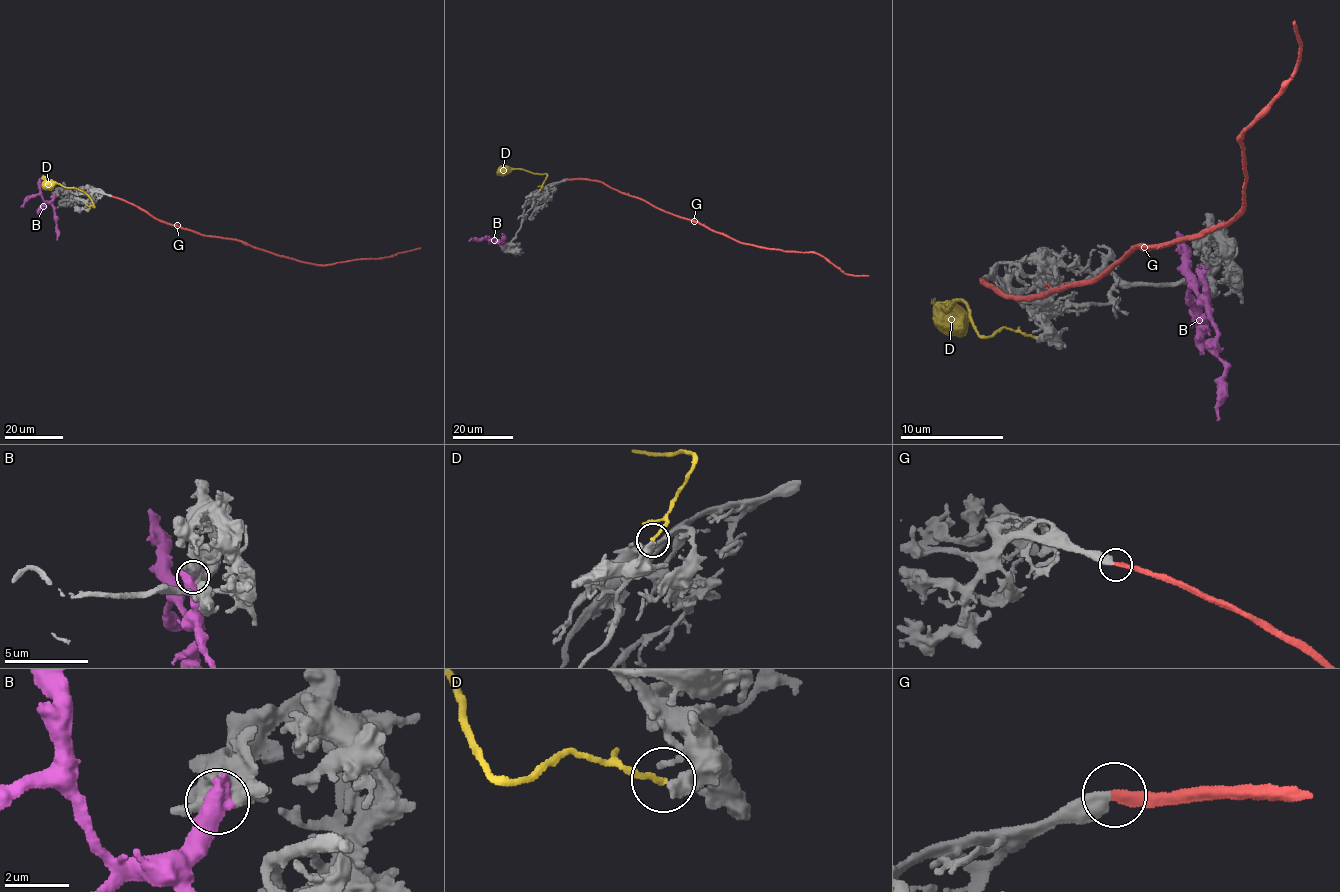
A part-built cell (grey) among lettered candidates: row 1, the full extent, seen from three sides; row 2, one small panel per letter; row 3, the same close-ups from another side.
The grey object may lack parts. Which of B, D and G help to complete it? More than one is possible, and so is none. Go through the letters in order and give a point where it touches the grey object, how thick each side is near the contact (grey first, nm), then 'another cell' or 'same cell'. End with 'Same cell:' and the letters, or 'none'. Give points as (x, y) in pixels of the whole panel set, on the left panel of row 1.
B: (54, 196) | 550/700 nm | another cell
D: (88, 209) | 440/180 nm | another cell
G: (112, 196) | 440/280 nm | same cell
Same cell: G

